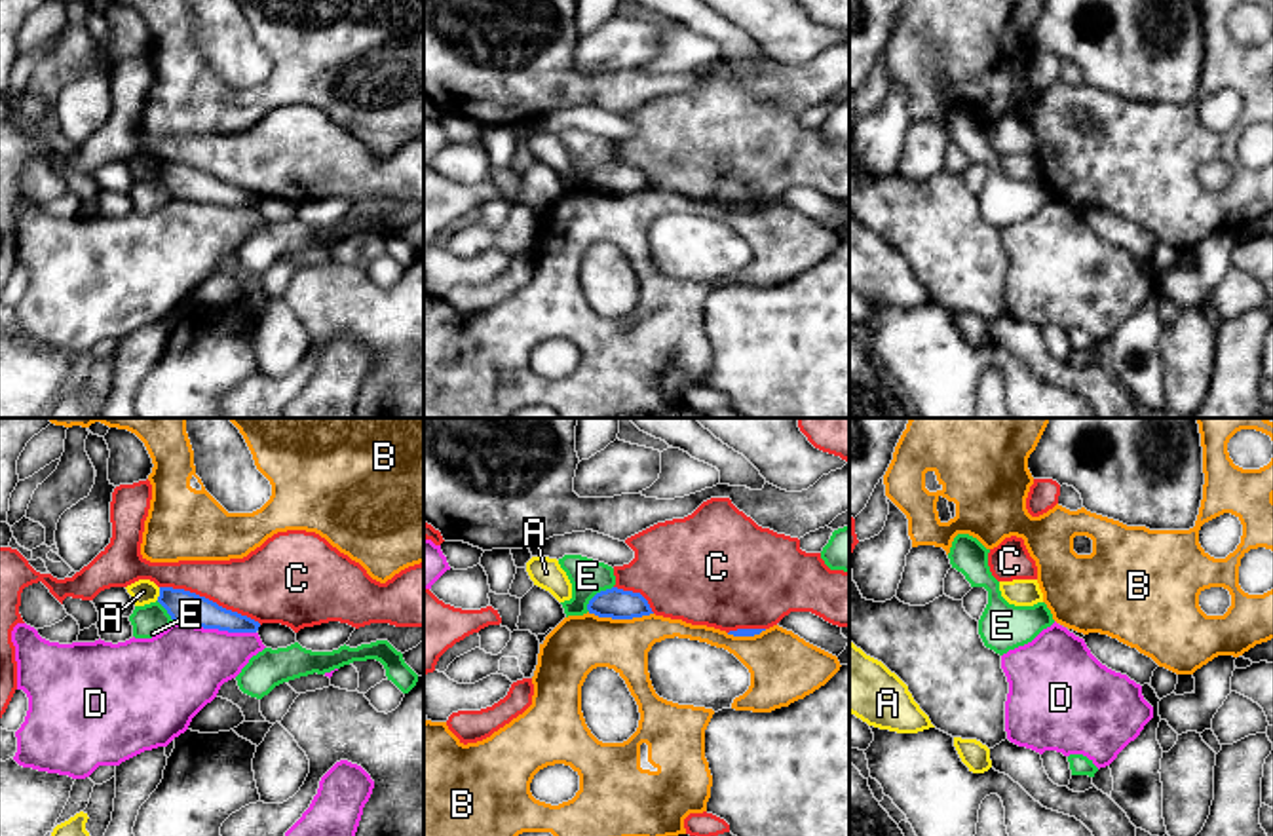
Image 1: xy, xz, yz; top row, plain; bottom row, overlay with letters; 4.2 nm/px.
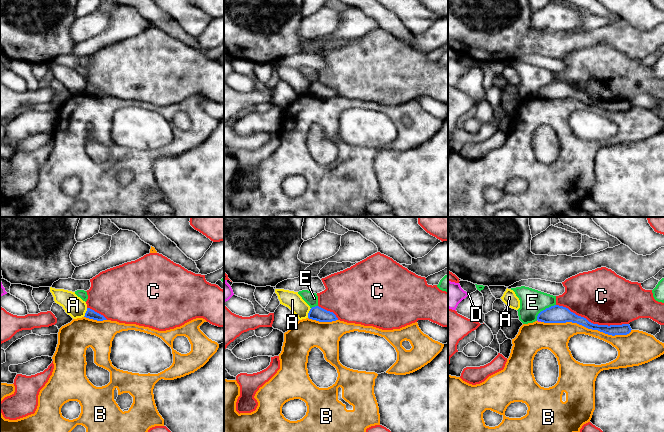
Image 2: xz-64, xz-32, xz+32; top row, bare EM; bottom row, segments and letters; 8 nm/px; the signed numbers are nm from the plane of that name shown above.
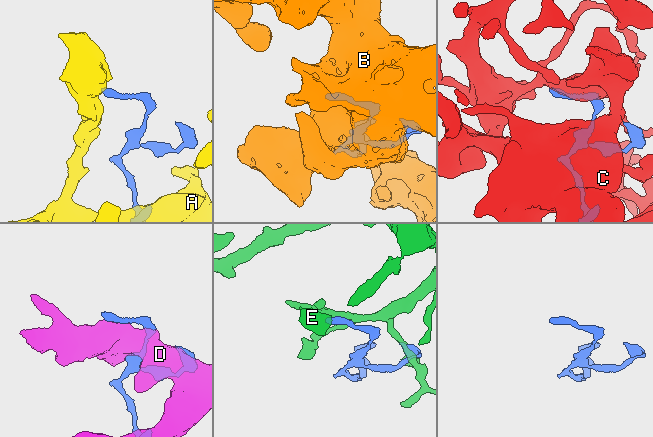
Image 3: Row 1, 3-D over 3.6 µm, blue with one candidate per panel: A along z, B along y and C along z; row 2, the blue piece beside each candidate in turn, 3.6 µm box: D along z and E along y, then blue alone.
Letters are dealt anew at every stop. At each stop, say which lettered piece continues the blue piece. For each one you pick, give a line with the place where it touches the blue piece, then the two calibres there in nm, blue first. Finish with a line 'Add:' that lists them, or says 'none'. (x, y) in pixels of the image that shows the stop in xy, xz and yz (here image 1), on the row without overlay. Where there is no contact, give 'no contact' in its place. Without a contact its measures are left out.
Add: none

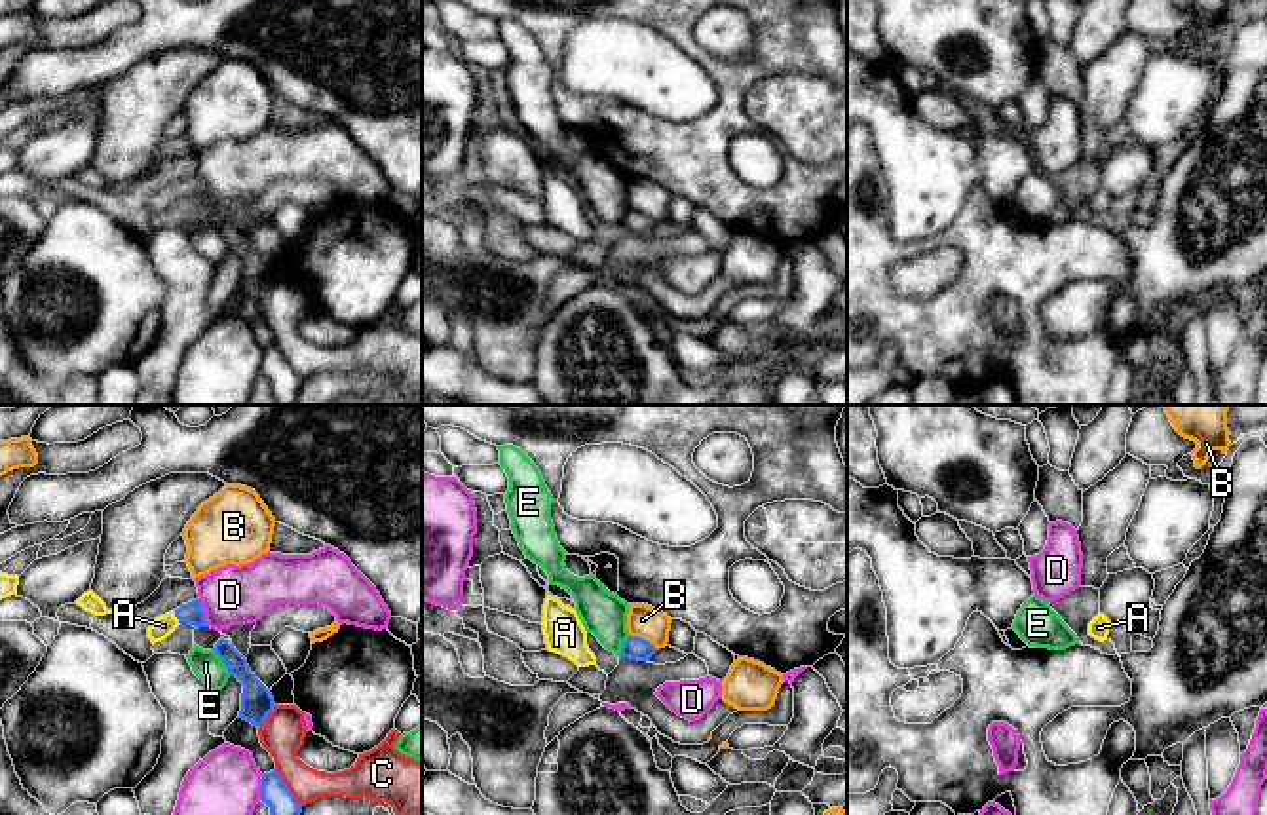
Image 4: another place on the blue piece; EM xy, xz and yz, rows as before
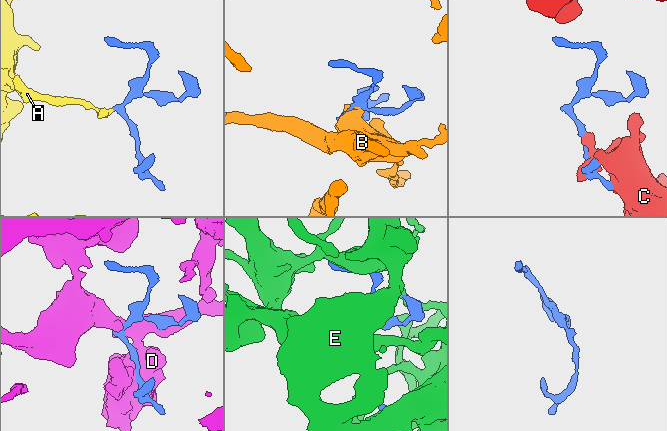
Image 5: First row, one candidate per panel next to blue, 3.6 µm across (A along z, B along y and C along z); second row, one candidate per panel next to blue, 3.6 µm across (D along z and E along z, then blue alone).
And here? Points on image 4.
A: contact xy (175, 190); calibres 90 and 90 nm
Add: A

